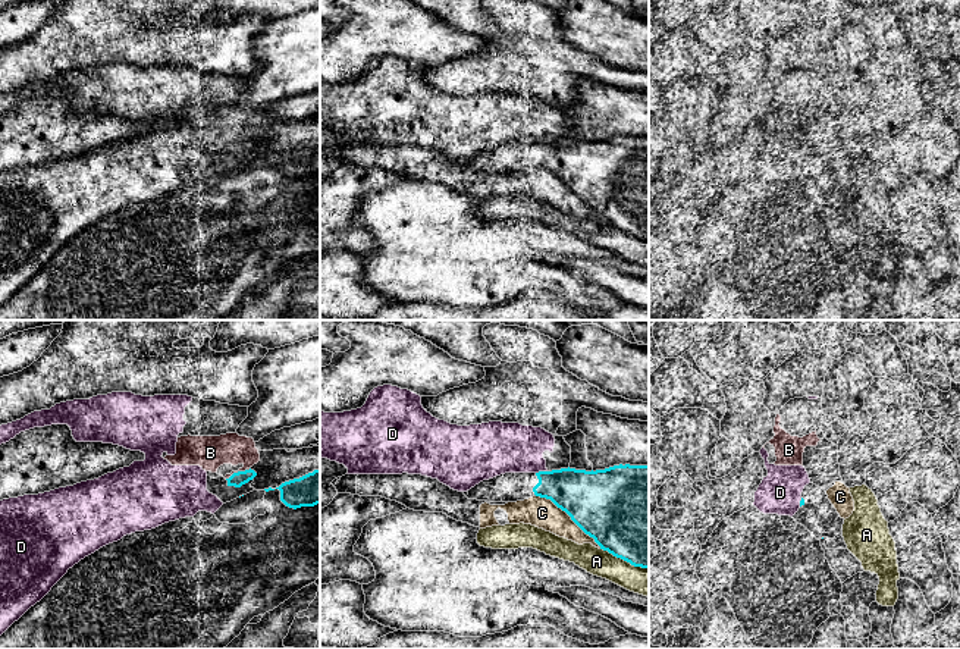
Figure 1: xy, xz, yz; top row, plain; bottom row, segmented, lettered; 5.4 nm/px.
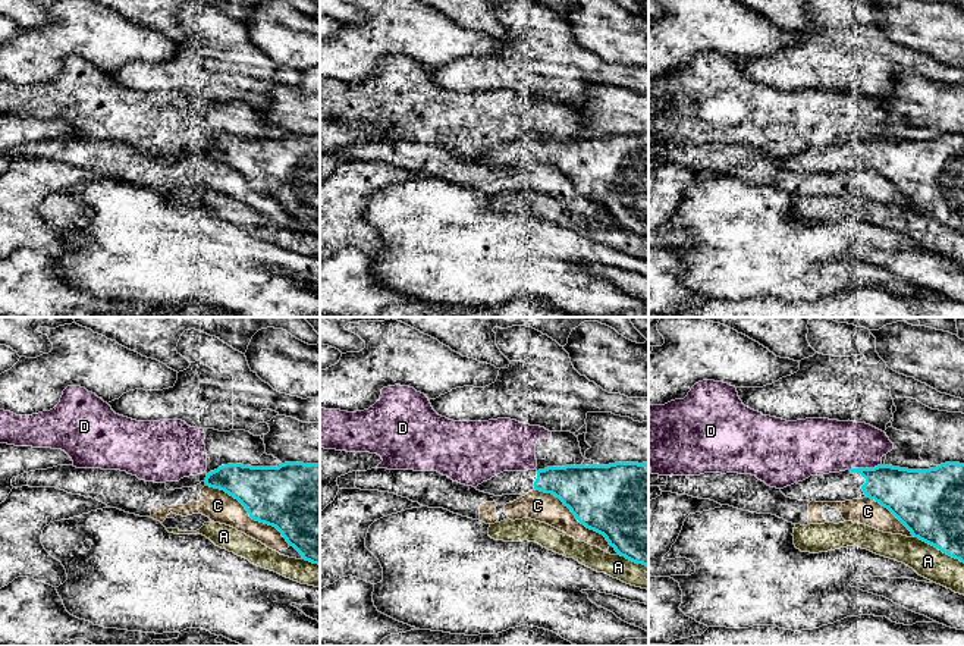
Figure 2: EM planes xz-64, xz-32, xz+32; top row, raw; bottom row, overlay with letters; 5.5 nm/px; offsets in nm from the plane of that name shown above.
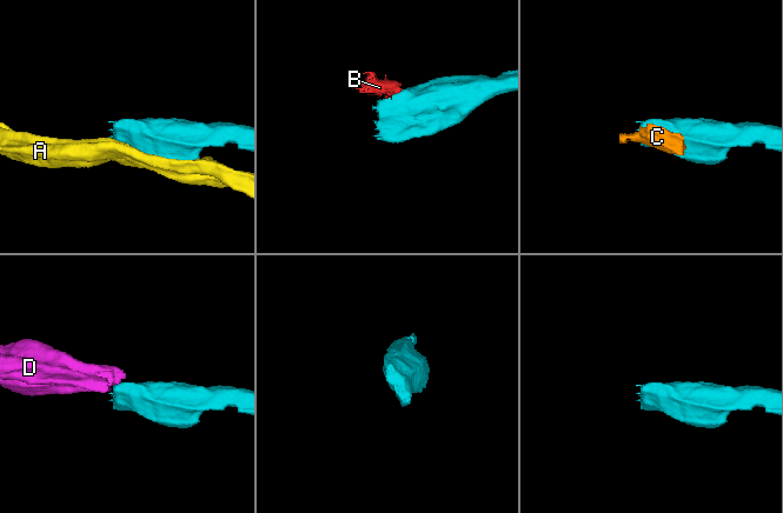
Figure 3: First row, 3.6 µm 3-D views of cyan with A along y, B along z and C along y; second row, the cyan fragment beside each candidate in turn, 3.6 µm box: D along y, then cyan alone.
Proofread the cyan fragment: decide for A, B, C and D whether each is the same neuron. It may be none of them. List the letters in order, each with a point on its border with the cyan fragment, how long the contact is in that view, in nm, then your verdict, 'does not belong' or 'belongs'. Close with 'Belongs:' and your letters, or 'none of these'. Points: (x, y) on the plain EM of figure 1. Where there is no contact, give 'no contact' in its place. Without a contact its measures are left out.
A: xz (624, 231) | 280 nm | does not belong
B: xy (235, 144) | 130 nm | does not belong
C: xz (570, 187) | 460 nm | does not belong
D: xz (540, 143) | 70 nm | does not belong
Belongs: none of these

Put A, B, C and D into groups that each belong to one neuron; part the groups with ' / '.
A / B D / C

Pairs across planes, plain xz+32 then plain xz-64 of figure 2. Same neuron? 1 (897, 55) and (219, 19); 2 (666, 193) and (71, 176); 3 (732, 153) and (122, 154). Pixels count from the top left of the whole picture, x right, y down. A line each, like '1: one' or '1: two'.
1: one
2: one
3: one

